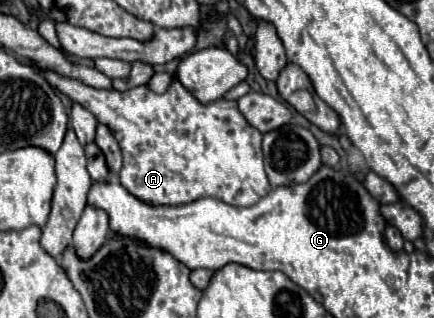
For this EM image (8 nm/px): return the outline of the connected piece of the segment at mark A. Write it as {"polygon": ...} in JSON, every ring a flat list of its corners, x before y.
{"polygon":[[43,72,53,88,59,88,71,100,87,106,99,122,111,128,115,140,123,152,123,166,119,170,119,182,139,200,153,206,179,206,199,198,219,198,231,206,253,206,271,192,269,178,263,166,261,132,253,128,239,112,235,100,219,98,215,102,199,102,177,78,163,94,155,94,149,86,137,86,125,92,97,90,81,84,79,80,63,78,55,72]]}

